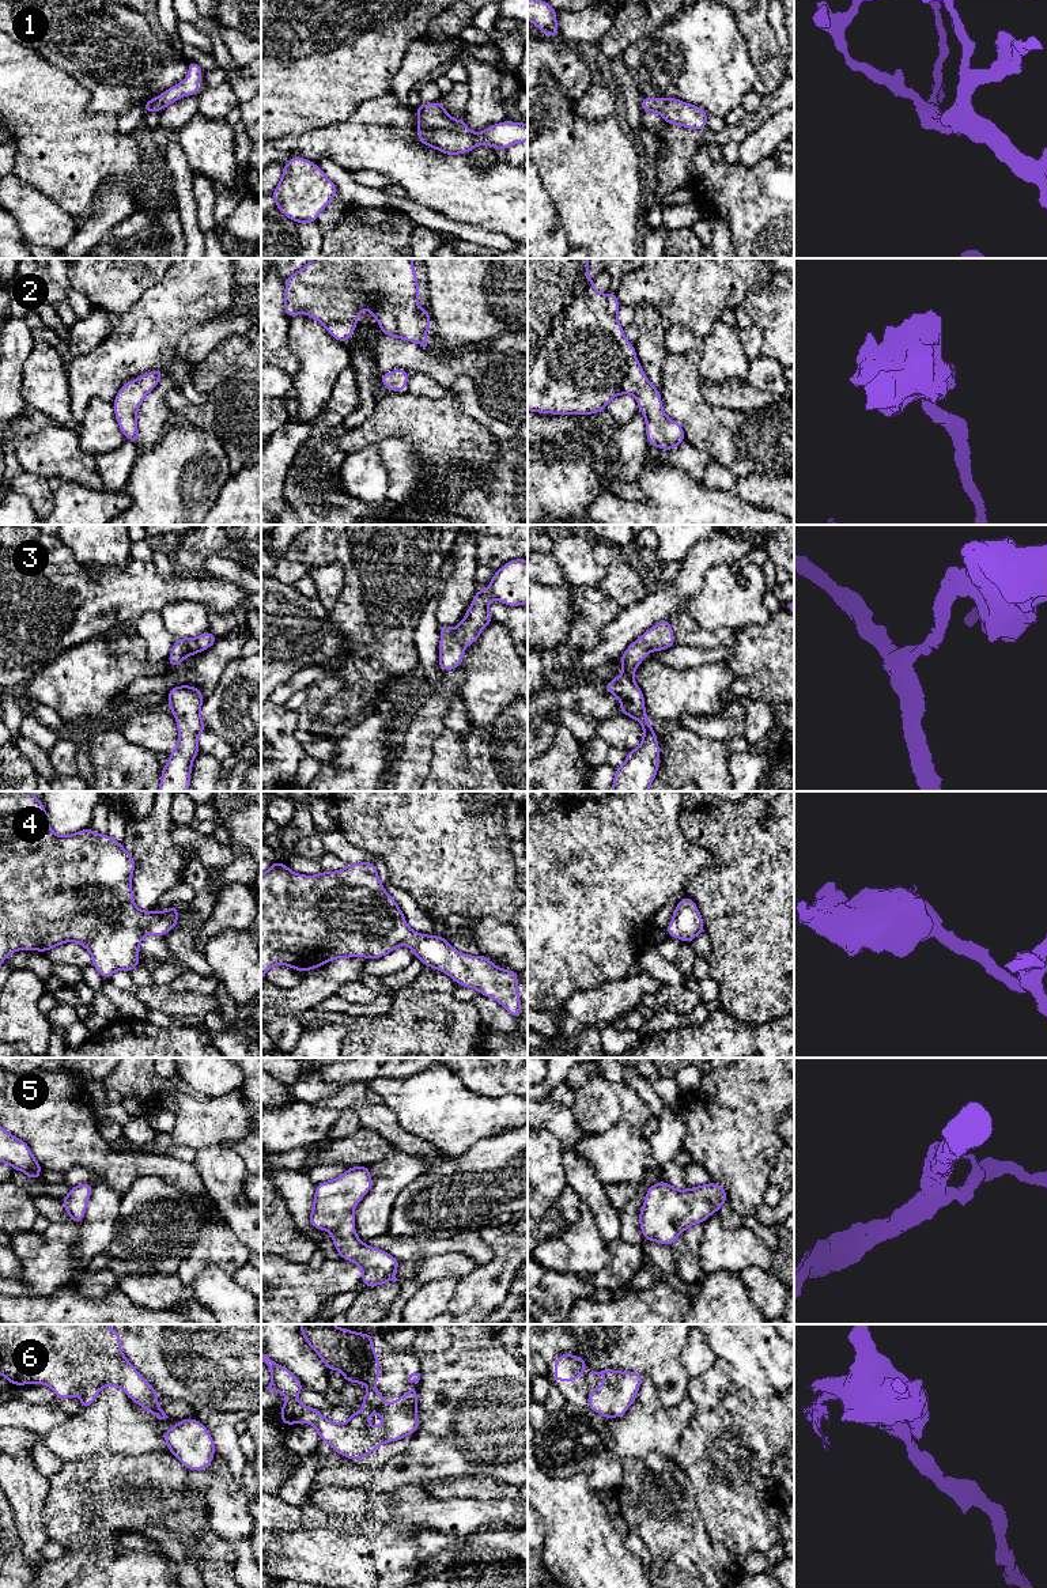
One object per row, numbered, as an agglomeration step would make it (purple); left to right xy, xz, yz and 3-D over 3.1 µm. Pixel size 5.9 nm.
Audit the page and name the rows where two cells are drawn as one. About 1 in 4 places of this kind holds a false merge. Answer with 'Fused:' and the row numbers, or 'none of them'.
Fused: none of them

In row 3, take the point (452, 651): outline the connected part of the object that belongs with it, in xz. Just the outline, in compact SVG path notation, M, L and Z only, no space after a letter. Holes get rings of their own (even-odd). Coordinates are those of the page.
M513 559L494 572L487 590L477 587L473 601L456 628L439 625L439 669L449 672L460 668L465 646L476 643L481 631L492 623L488 601L498 600L507 606L528 602L528 560Z

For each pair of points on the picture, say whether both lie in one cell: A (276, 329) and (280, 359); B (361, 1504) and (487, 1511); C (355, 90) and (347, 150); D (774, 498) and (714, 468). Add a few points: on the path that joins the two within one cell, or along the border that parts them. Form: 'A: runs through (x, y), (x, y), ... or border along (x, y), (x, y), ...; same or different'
A: runs through (276, 336), (278, 352); same
B: runs through (392, 1509), (456, 1511); same
C: border along (380, 95), (363, 101), (344, 120), (324, 128); different
D: runs through (759, 490), (745, 488), (729, 481); same

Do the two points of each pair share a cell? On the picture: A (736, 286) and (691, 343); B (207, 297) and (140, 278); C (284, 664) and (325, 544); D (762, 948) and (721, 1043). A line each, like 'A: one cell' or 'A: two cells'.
A: two cells
B: two cells
C: two cells
D: two cells

